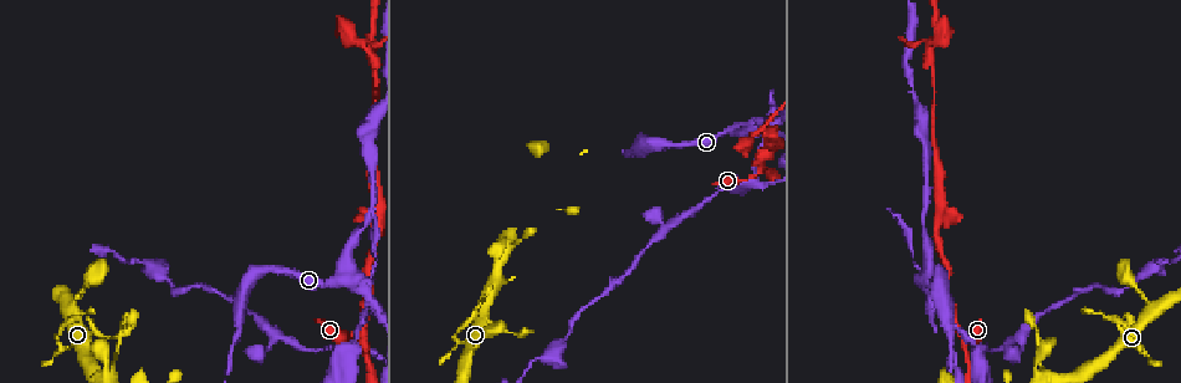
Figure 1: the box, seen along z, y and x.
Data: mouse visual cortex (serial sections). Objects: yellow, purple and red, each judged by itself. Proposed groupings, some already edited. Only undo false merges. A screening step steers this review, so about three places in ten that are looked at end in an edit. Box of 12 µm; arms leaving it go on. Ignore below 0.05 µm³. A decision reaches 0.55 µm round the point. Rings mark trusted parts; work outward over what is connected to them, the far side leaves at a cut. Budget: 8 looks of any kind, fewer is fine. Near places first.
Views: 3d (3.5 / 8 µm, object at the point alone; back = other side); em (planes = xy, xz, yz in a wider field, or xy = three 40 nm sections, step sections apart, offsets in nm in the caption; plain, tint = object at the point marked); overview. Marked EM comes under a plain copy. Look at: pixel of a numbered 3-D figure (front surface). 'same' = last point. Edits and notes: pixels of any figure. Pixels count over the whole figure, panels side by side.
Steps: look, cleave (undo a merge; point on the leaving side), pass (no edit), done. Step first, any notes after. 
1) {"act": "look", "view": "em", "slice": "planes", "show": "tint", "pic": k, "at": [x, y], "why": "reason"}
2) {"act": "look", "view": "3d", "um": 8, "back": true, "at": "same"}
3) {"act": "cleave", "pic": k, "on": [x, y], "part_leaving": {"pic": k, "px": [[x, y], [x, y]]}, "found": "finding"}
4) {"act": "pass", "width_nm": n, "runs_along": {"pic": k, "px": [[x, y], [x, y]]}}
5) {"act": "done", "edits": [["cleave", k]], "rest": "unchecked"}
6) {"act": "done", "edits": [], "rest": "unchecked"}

{"act": "look", "view": "3d", "um": 3.5, "back": true, "pic": 1, "at": [361, 337]}

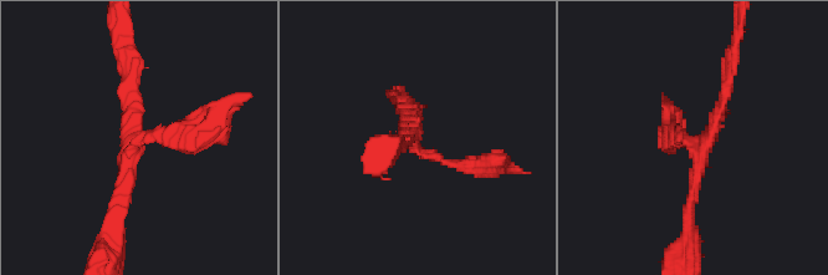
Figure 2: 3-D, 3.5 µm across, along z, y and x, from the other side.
{"act": "look", "view": "em", "slice": "xy", "step": 3, "show": "tint", "pic": 2, "at": [139, 141], "arms": 3, "arm_widths_nm": [150, 150, 250]}

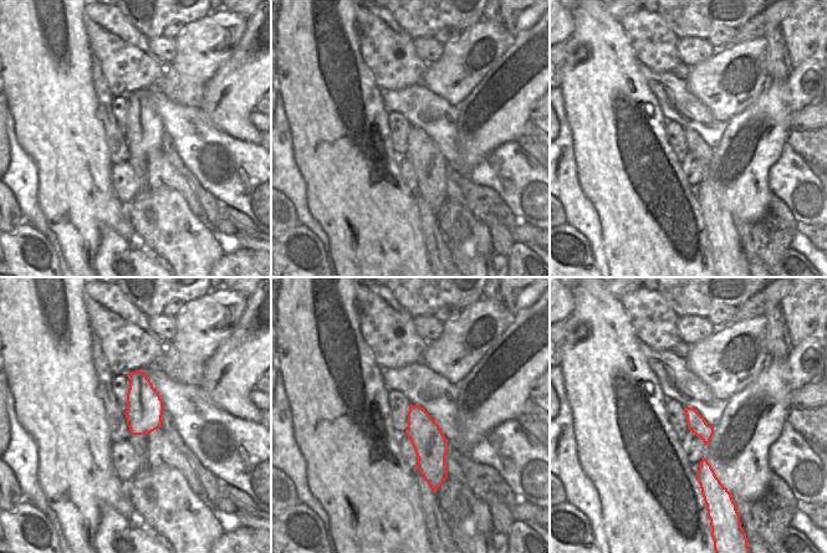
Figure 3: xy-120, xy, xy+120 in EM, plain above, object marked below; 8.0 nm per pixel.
{"act": "pass", "runs_along": {"pic": 2, "px": [[490, 163], [424, 154], [409, 110]]}, "found": "all the same cell"}

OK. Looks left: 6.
{"act": "look", "view": "3d", "um": 3.5, "pic": 1, "at": [925, 280], "why": "sharp bend"}

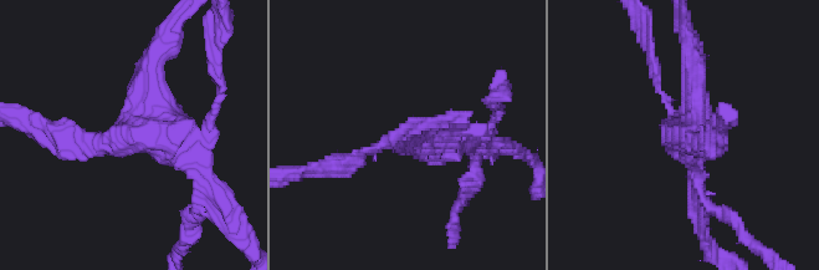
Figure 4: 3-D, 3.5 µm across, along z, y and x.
{"act": "look", "view": "em", "slice": "xy", "step": 2, "show": "tint", "pic": 4, "at": [420, 133], "arms": 4, "arm_widths_nm": [150, 150, 250, 300], "why": "shape alone is not enough"}

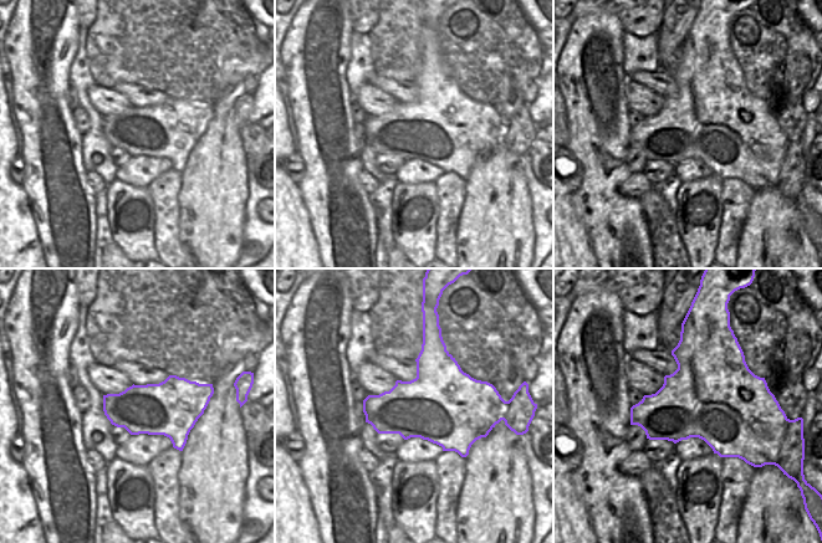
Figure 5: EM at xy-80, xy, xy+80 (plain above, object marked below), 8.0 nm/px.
{"act": "pass", "runs_along": {"pic": 4, "px": [[66, 139], [162, 136], [196, 189]]}, "found": "one cell here"}

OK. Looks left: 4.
{"act": "look", "view": "3d", "um": 3.5, "pic": 1, "at": [699, 207]}

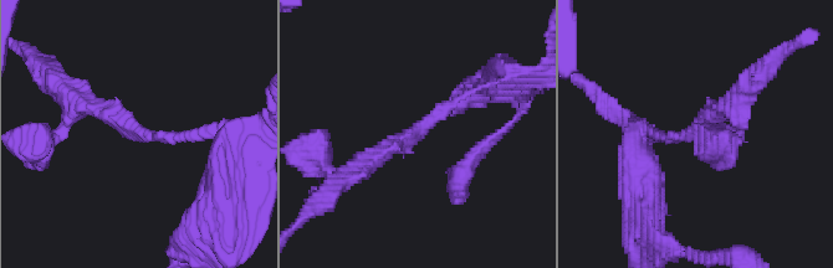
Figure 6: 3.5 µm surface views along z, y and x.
{"act": "look", "view": "em", "slice": "xy", "step": 1, "show": "tint", "pic": 6, "at": [142, 131]}

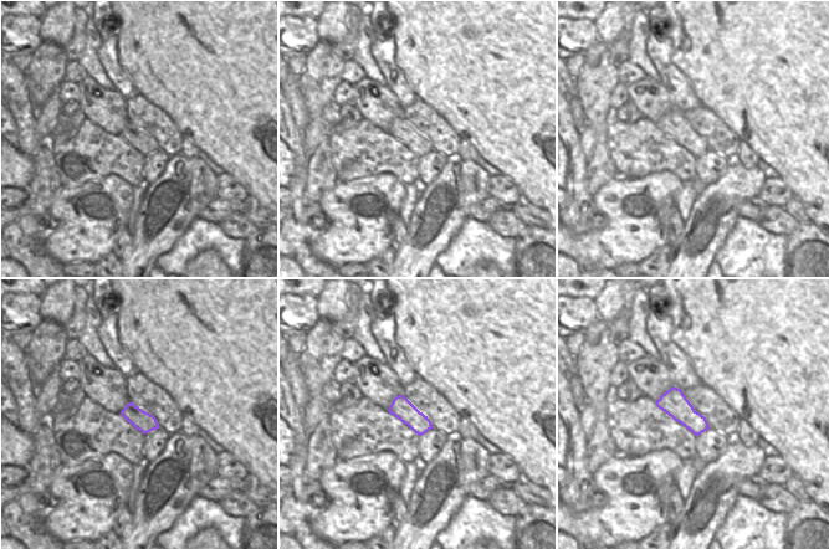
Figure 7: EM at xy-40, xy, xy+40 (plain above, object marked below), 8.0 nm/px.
{"act": "cleave", "pic": 6, "on": [95, 111], "found": "a second cell is stuck on"}

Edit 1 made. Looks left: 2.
{"act": "done", "edits": [["cleave", 6]], "rest": "unchecked"}

